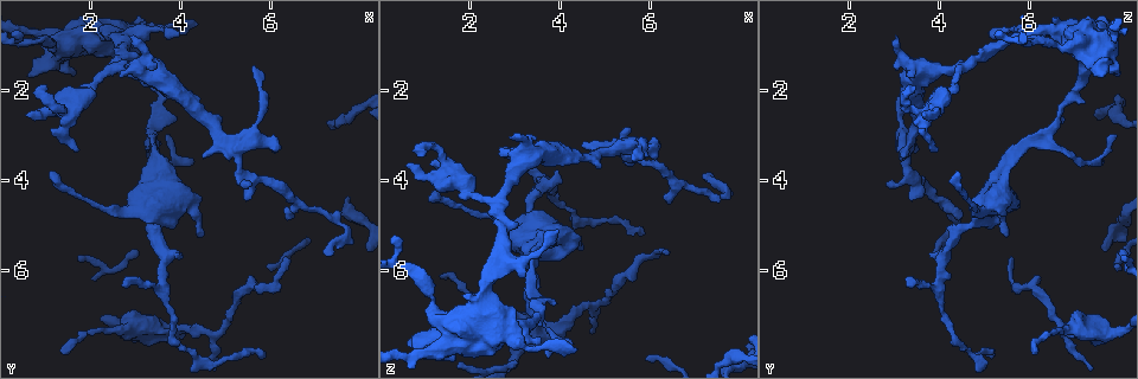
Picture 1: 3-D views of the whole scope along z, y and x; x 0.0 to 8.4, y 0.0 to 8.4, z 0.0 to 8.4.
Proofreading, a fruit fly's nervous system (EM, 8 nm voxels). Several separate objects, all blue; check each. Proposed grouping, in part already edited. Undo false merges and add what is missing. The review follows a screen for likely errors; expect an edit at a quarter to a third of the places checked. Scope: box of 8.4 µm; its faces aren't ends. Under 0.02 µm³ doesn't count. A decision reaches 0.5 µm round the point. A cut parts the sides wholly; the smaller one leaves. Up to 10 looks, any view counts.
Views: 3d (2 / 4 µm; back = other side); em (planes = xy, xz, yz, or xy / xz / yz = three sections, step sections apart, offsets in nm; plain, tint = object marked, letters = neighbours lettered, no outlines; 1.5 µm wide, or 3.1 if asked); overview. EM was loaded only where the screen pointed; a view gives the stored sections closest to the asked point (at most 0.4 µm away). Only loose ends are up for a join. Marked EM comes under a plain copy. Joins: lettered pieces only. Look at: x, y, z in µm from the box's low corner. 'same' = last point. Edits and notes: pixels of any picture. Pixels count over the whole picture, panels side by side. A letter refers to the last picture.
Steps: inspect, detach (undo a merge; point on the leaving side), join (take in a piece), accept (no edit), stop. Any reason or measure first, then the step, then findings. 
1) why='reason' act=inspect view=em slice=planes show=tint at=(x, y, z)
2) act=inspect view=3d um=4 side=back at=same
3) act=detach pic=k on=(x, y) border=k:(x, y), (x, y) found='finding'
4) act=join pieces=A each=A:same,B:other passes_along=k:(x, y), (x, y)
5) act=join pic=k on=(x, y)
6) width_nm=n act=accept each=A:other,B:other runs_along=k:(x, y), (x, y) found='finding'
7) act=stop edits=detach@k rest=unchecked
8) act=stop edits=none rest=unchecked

why='an open end' act=inspect view=em slice=planes show=letters at=(4.50, 5.25, 5.50)

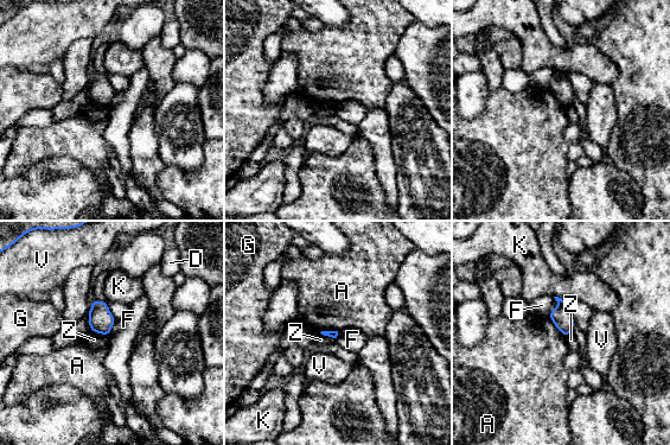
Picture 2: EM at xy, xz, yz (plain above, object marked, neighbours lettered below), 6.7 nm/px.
longest_contact=F:240nm act=accept each=A:other,D:other,F:other,G:other,K:other,V:other,Z:other found='none of them fits'

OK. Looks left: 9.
why='an open end' act=inspect view=em slice=xz step=8 show=tint at=(0.60, 2.45, 3.70)

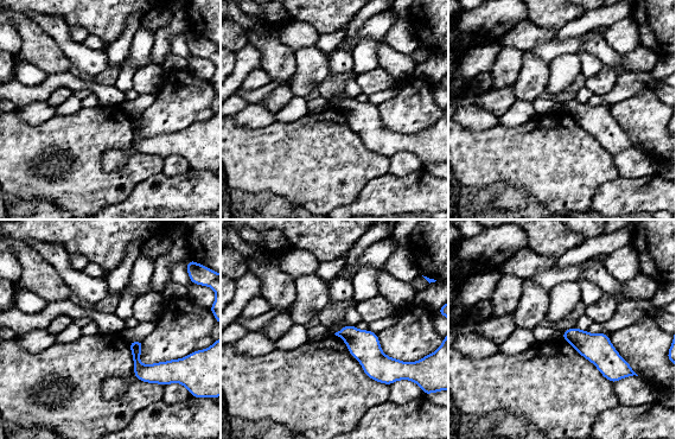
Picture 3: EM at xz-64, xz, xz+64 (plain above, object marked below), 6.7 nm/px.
why='cut it another way' act=inspect view=em slice=planes show=letters at=same

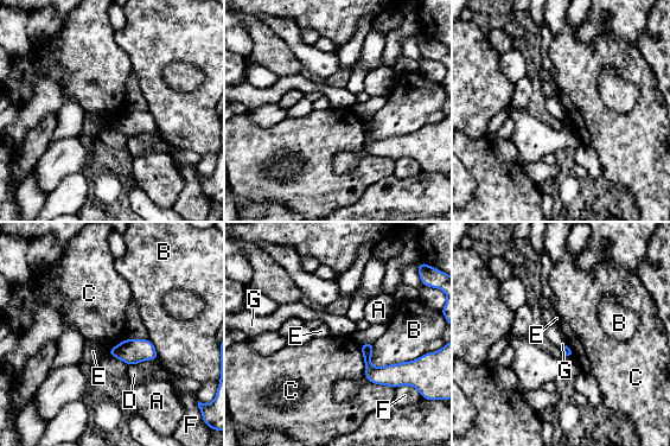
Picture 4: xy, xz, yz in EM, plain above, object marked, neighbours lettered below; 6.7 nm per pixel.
act=accept each=A:other,B:other,C:other,D:other,E:other,F:other,G:other border=4:(367, 380), (395, 388) found='no lettered piece goes on from it'

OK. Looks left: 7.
why='branch stops here' act=inspect view=em slice=xy step=8 show=letters at=(7.30, 5.75, 3.90)

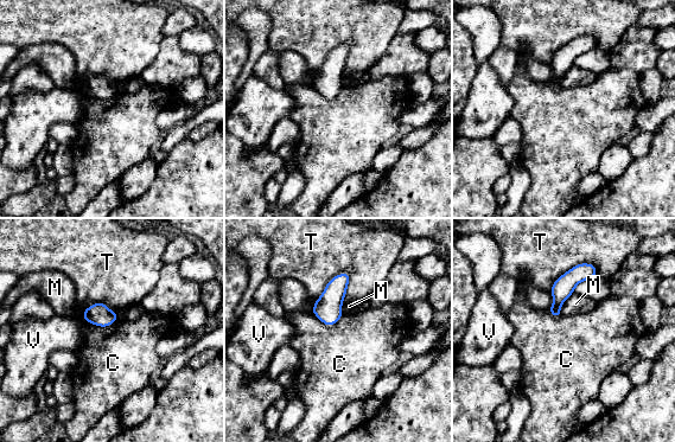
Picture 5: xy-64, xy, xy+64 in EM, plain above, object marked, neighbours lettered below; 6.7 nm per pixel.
act=inspect view=em slice=planes show=letters at=same

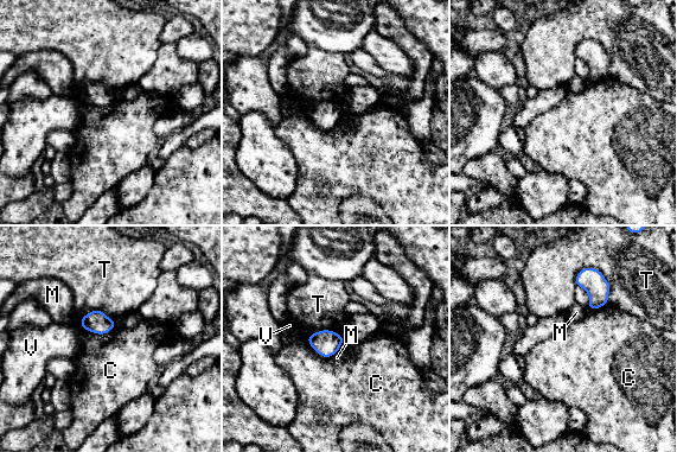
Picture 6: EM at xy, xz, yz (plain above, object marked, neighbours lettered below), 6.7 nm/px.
act=accept each=C:other,M:other,T:other,V:other border=6:(116, 323), (104, 333), (82, 326) found='none of them fits'

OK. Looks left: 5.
why='tapers out' act=inspect view=em slice=planes show=letters at=(1.40, 7.90, 6.10)

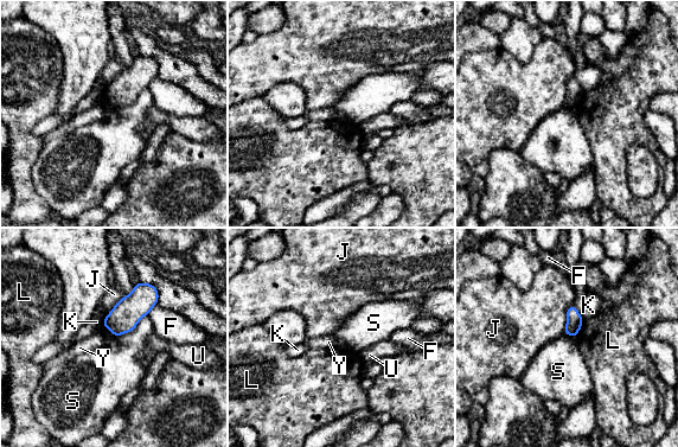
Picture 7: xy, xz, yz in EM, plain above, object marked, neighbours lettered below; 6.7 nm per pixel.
width_nm=110 act=accept each=F:other,J:other,K:other,L:other,S:other,U:other,Y:other border=7:(147, 314), (133, 330), (114, 337) found='none of them fits'

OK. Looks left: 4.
act=stop edits=none rest=unchecked

